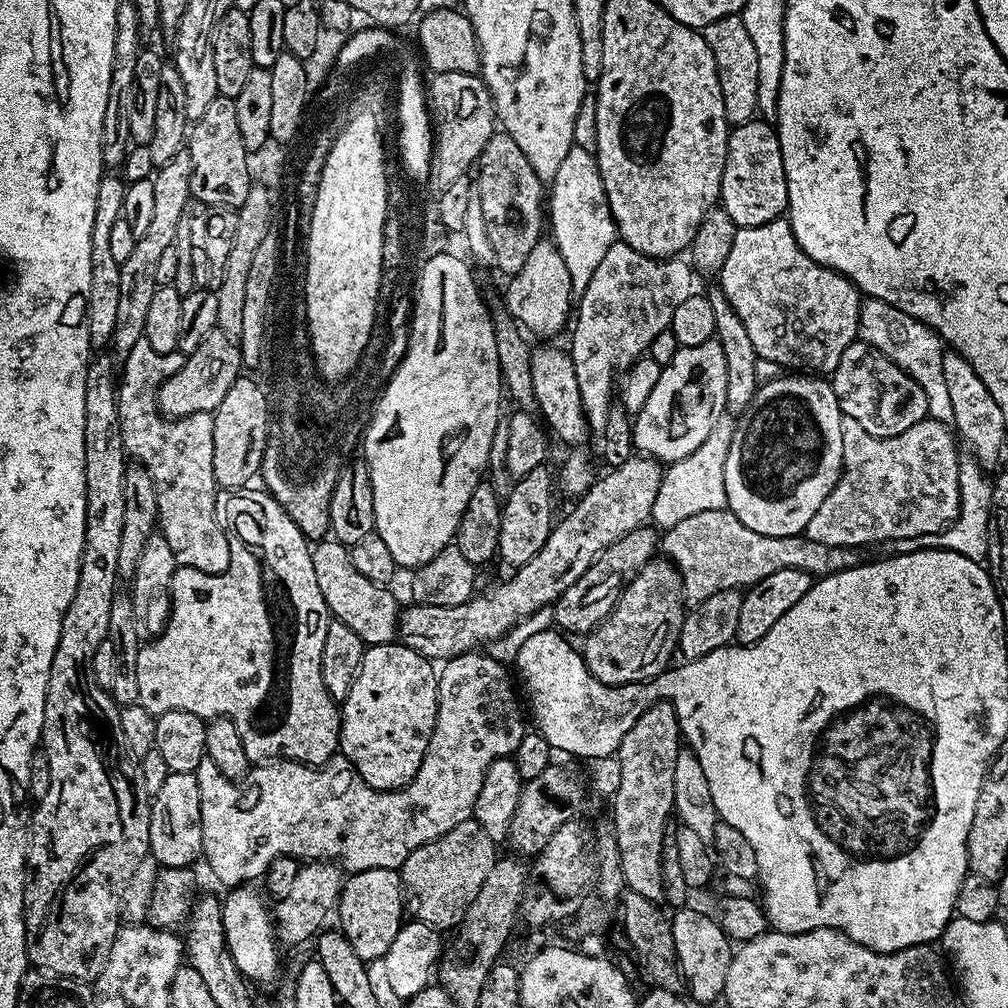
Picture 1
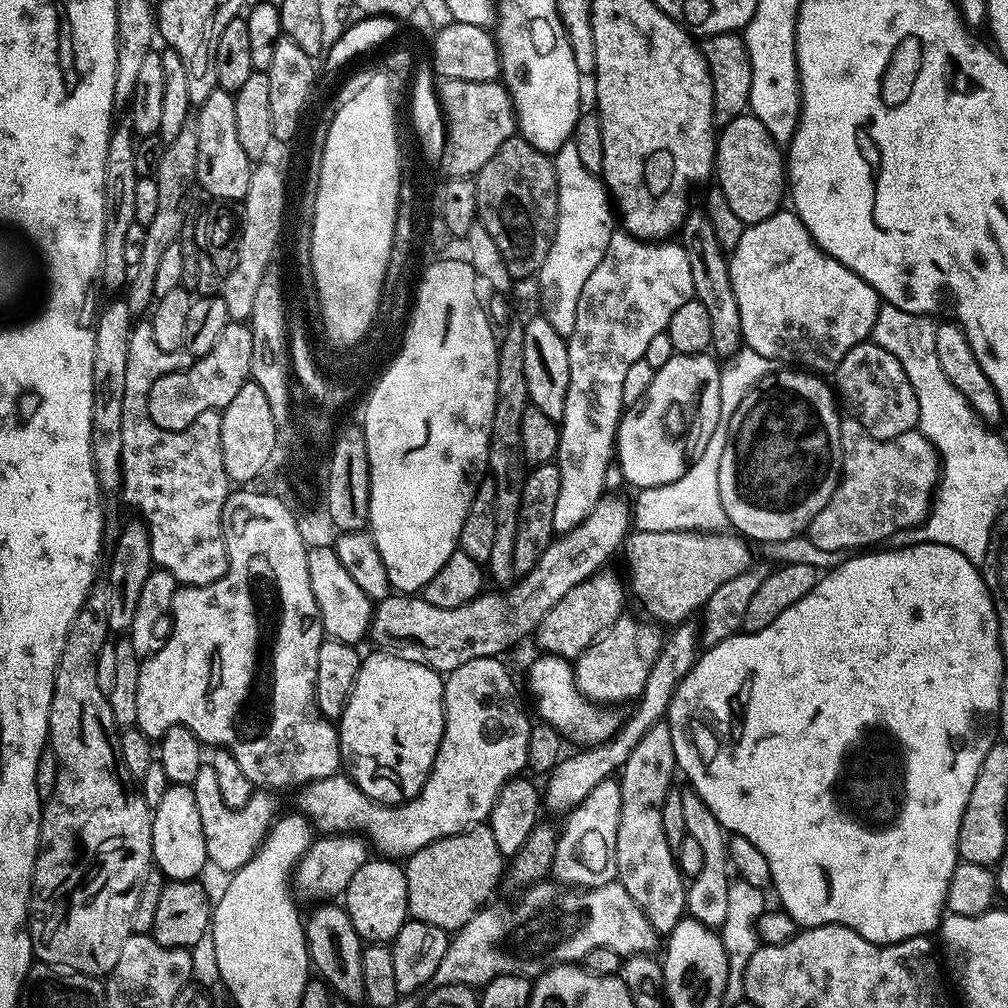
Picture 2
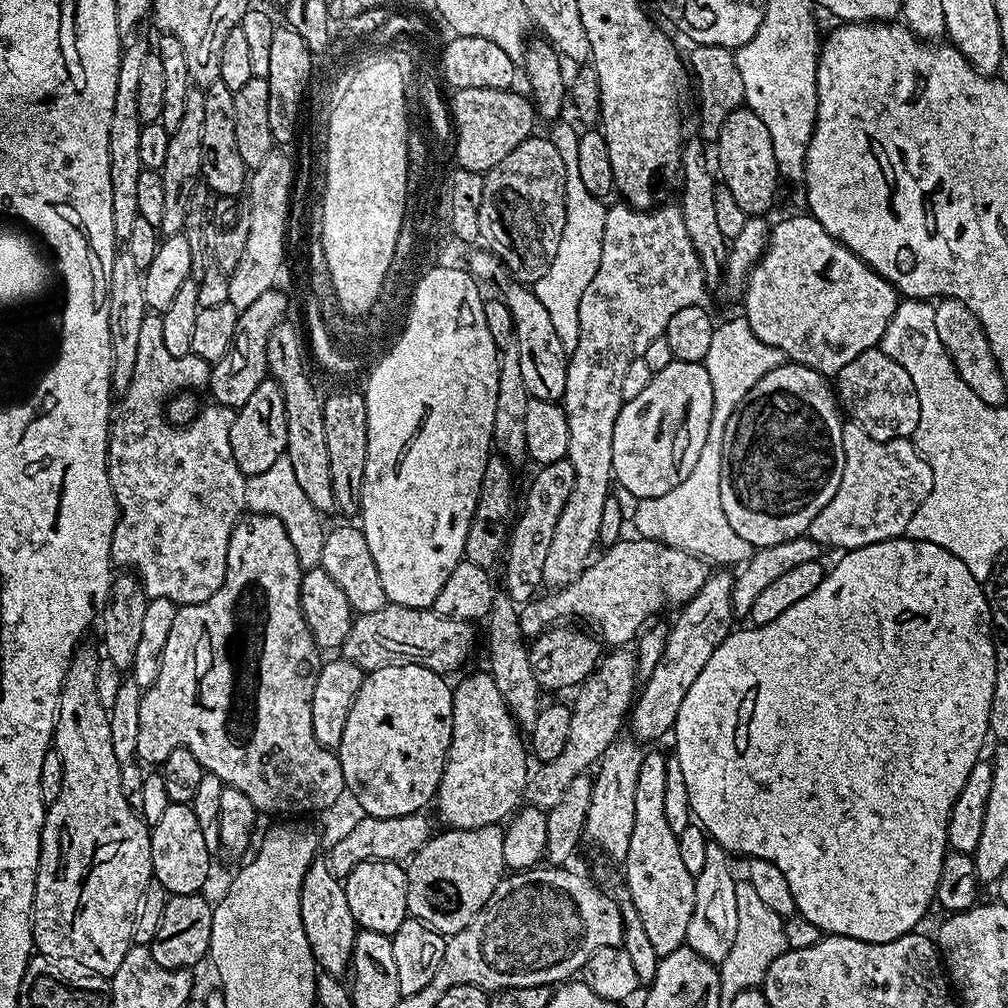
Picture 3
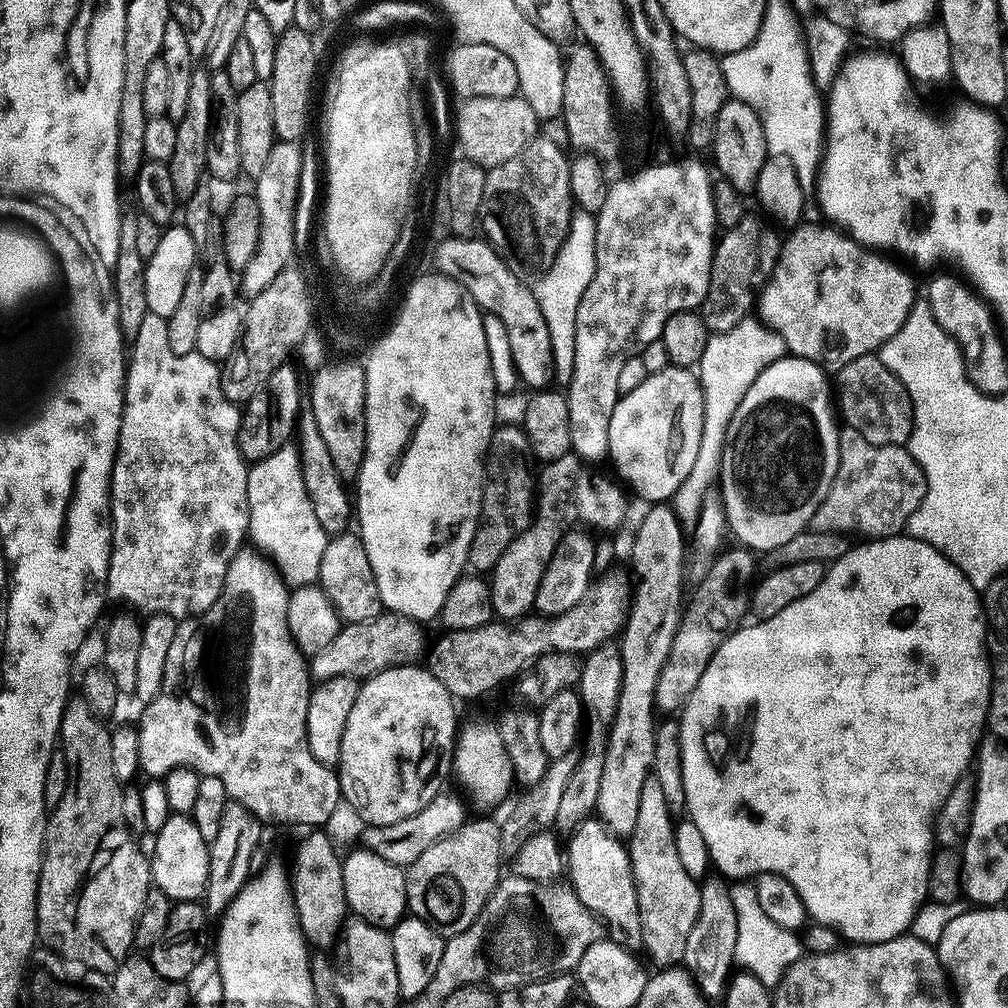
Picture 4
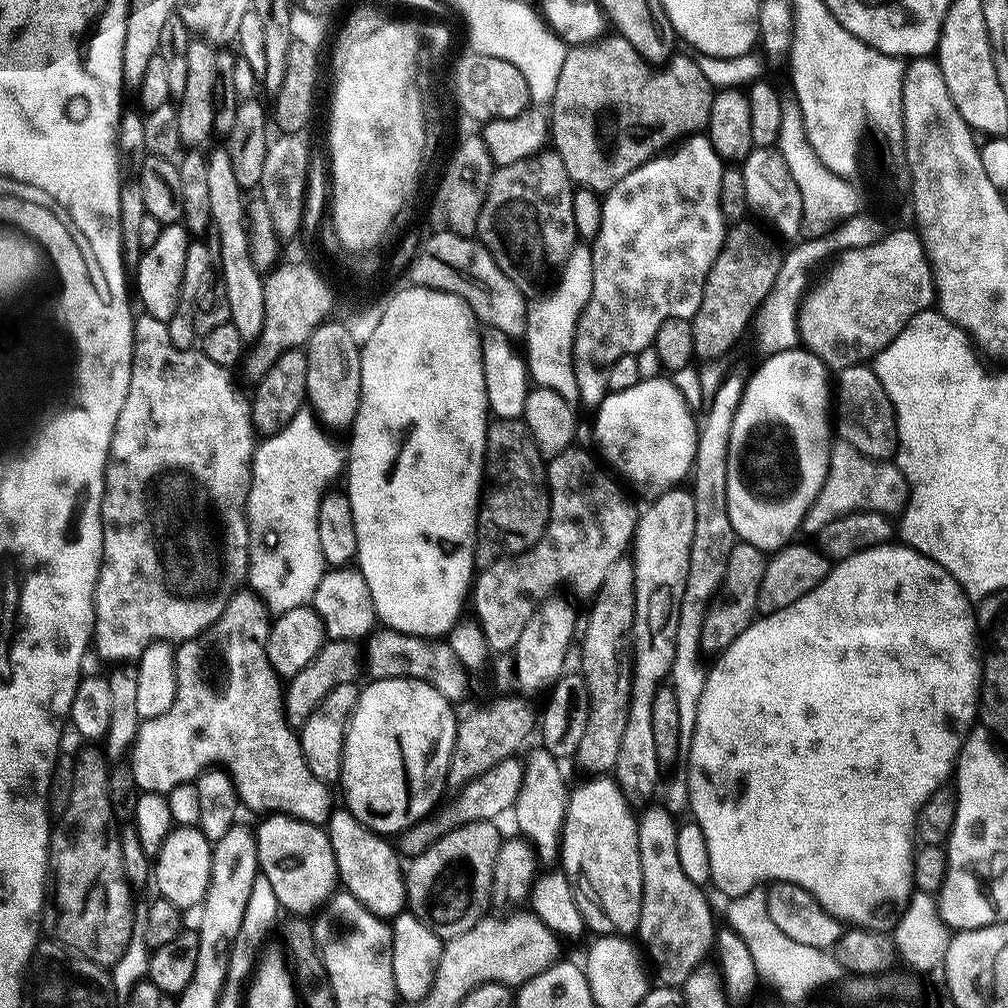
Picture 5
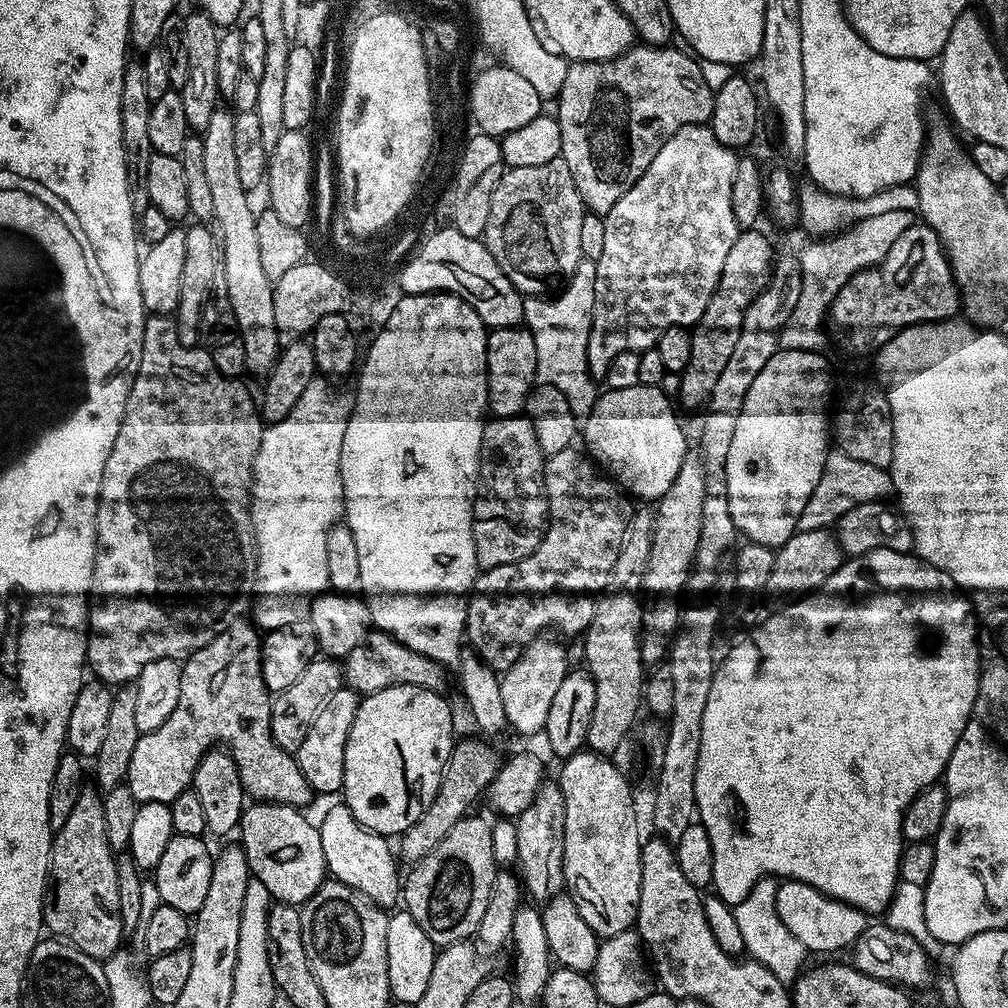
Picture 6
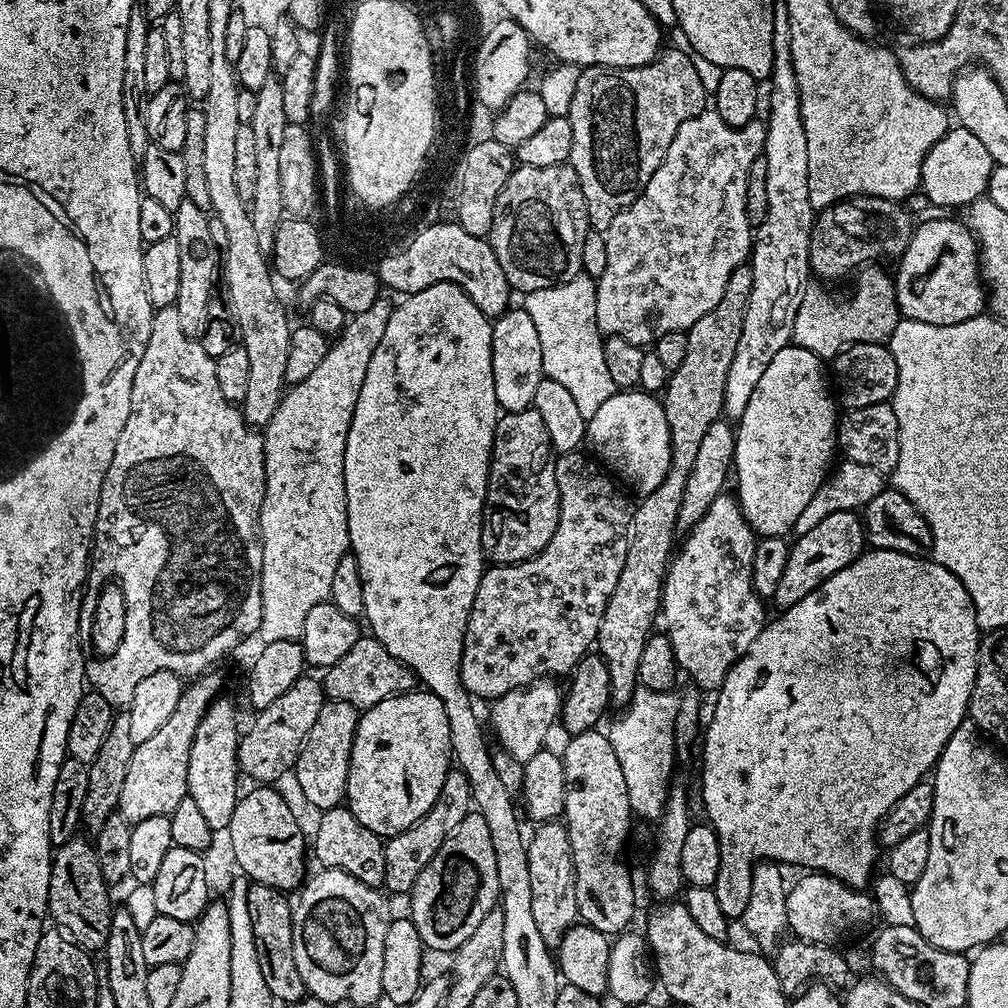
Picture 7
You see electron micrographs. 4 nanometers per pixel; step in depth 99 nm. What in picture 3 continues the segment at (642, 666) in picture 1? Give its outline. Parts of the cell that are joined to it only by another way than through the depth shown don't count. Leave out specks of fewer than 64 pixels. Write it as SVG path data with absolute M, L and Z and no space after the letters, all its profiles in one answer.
M612 650L601 655L599 664L579 685L575 693L576 701L571 701L572 717L570 718L570 734L566 738L566 746L562 754L550 762L540 764L529 775L528 784L524 788L523 799L535 808L545 810L553 808L558 798L566 791L566 786L574 782L574 778L585 775L599 761L608 747L621 735L620 727L625 727L638 692L638 673L636 658L628 650Z

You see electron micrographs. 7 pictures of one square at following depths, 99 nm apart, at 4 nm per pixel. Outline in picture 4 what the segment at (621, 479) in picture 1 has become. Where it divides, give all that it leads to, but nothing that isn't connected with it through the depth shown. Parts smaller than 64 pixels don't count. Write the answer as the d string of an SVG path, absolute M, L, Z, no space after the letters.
M381 614L361 624L344 624L326 647L311 656L311 679L319 682L339 676L367 678L383 668L393 667L398 660L396 652L403 650L404 643L412 636L412 628L413 621L395 614Z

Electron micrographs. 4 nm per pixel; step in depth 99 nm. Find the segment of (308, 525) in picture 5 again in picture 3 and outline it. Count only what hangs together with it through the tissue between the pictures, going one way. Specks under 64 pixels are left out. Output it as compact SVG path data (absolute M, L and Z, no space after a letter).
M287 455L278 458L274 466L266 466L258 474L247 477L246 505L253 512L261 512L267 516L278 518L282 526L286 526L286 534L290 538L290 546L294 546L301 569L307 570L319 565L322 558L322 542L324 541L325 525L320 525L321 513L310 506L310 498L298 486L298 478L294 474L294 466L290 466Z

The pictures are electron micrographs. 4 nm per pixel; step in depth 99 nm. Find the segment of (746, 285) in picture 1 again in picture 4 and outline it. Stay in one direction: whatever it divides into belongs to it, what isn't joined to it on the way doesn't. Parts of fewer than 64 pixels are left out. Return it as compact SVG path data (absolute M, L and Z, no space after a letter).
M806 223L793 227L783 241L772 277L760 289L758 316L784 339L785 349L791 355L820 365L825 373L835 374L842 366L854 362L854 358L879 353L881 346L894 338L902 322L906 322L906 314L916 305L918 293L911 274L887 260L884 257L887 255L856 243L835 227L815 228Z

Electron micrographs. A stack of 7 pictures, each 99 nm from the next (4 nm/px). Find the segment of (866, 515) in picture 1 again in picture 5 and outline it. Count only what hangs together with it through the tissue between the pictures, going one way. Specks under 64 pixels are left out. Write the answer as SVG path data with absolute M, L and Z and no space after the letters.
M833 439L826 482L822 482L822 490L806 514L803 531L815 534L822 530L822 526L830 526L834 518L851 512L880 512L889 518L895 517L903 513L907 506L909 491L908 479L900 473L895 463L887 459L873 460L871 456L862 454L849 440Z

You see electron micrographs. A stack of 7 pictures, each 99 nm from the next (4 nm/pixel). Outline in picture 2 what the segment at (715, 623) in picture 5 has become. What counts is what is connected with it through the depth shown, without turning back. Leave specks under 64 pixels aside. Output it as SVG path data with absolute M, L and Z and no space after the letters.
M692 622L675 625L665 635L662 650L650 670L650 678L646 678L644 693L635 701L636 709L626 716L617 732L604 744L581 747L573 756L567 755L547 775L548 785L543 785L542 788L542 804L547 811L549 808L550 811L561 814L571 812L579 806L582 798L586 798L586 794L590 794L590 790L594 790L594 786L598 786L598 782L609 779L623 769L626 758L630 758L630 750L634 750L634 746L642 742L642 734L646 734L650 726L661 723L667 717L674 690L678 682L682 682L682 678L686 678L688 671L696 665L696 657L701 648L697 625L692 625Z

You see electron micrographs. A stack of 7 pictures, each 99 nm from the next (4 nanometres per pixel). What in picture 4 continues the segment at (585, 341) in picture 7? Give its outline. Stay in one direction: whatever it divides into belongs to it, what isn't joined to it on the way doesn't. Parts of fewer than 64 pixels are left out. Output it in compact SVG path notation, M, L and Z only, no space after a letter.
M583 210L573 211L572 221L568 227L568 237L558 250L558 258L554 258L554 266L541 280L535 281L536 301L542 310L542 318L546 322L546 330L550 332L552 347L552 371L561 385L568 385L574 370L574 330L578 318L578 302L582 294L586 294L586 286L594 278L596 269L596 218Z

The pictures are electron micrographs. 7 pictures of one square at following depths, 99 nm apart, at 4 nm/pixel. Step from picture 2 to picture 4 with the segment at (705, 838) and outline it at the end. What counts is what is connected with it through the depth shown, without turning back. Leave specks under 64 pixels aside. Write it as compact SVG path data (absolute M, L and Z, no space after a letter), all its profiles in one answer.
M704 882L700 884L700 909L698 910L698 918L694 924L694 930L690 930L690 938L686 942L686 954L684 955L682 964L686 971L692 975L693 980L695 980L701 996L707 998L709 1001L711 999L719 1001L723 997L724 989L728 986L730 973L734 968L738 928L736 919L734 918L734 906L730 902L730 894L728 893L729 885L727 883L708 883Z

